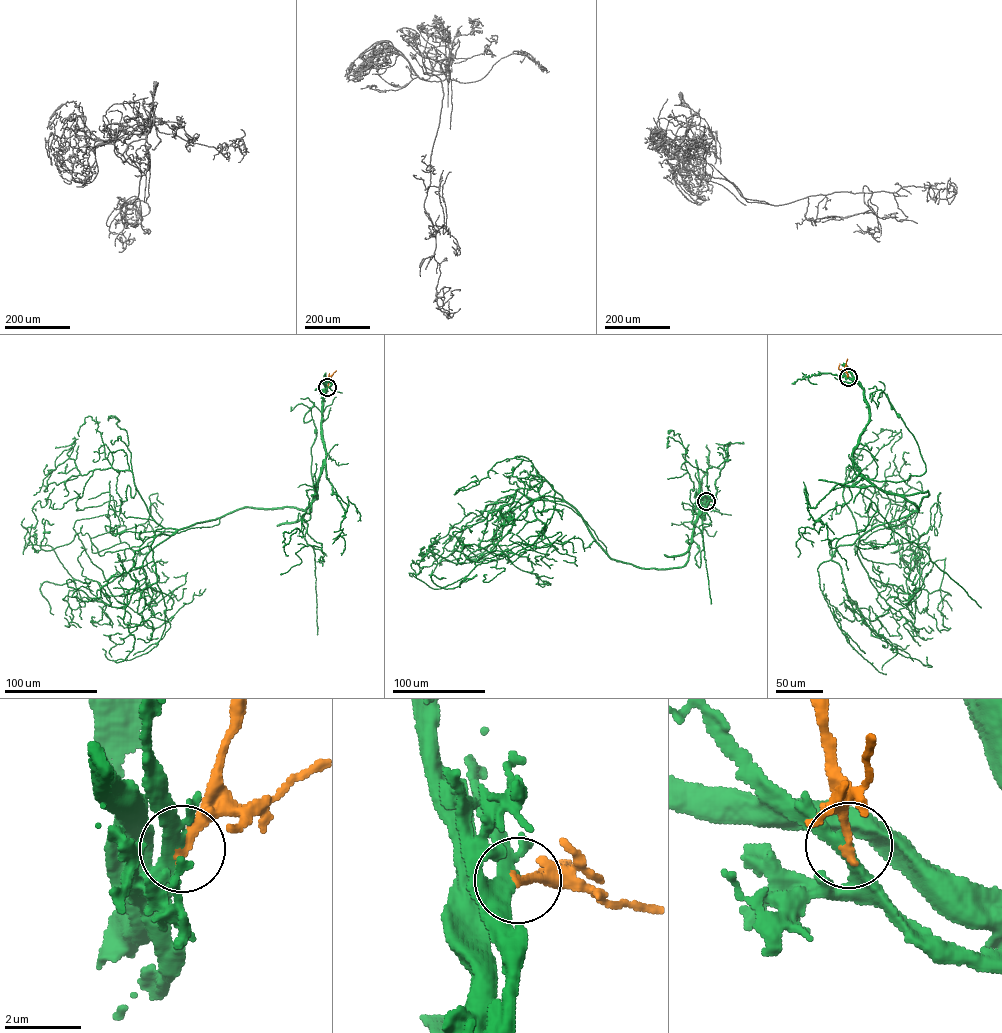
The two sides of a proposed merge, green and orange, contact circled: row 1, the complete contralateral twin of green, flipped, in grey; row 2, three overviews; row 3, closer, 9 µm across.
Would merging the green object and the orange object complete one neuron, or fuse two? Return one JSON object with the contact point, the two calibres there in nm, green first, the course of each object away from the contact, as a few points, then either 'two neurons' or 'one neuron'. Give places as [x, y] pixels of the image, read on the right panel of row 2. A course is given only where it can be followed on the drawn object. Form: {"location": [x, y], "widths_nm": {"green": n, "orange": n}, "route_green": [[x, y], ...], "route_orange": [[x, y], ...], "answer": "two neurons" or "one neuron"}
{"location": [848, 377], "widths_nm": {"green": 280, "orange": 260}, "route_green": [[847, 377], [868, 410], [853, 465], [928, 493], [857, 555], [931, 593], [945, 558], [907, 521]], "route_orange": [[847, 377], [845, 367], [838, 369], [840, 363]], "answer": "one neuron"}

